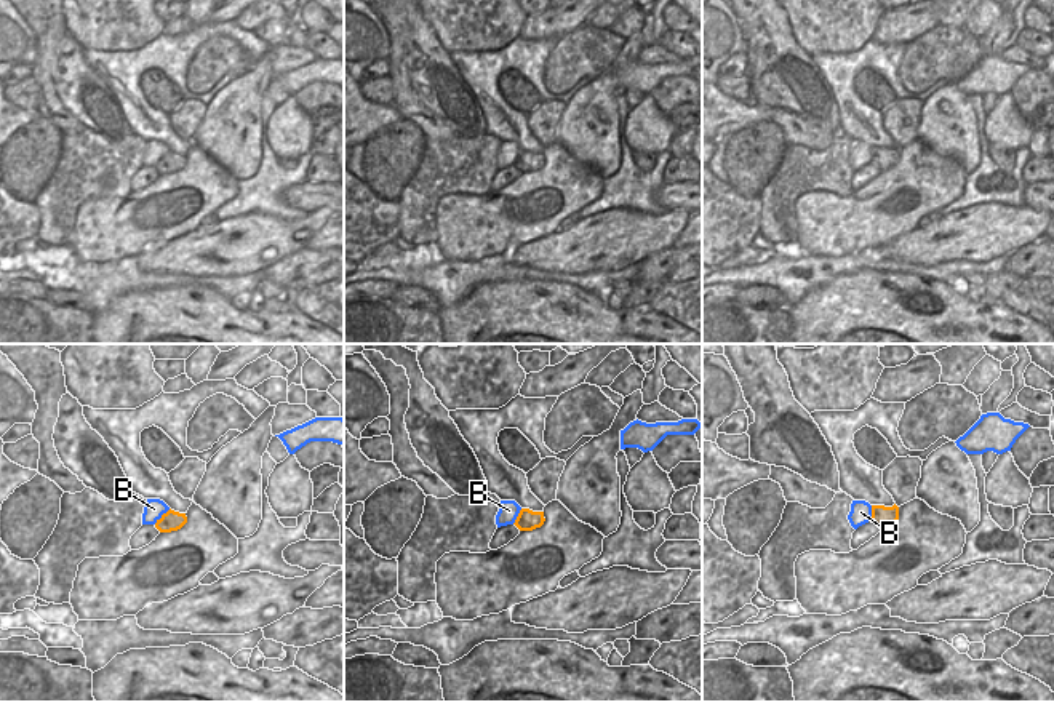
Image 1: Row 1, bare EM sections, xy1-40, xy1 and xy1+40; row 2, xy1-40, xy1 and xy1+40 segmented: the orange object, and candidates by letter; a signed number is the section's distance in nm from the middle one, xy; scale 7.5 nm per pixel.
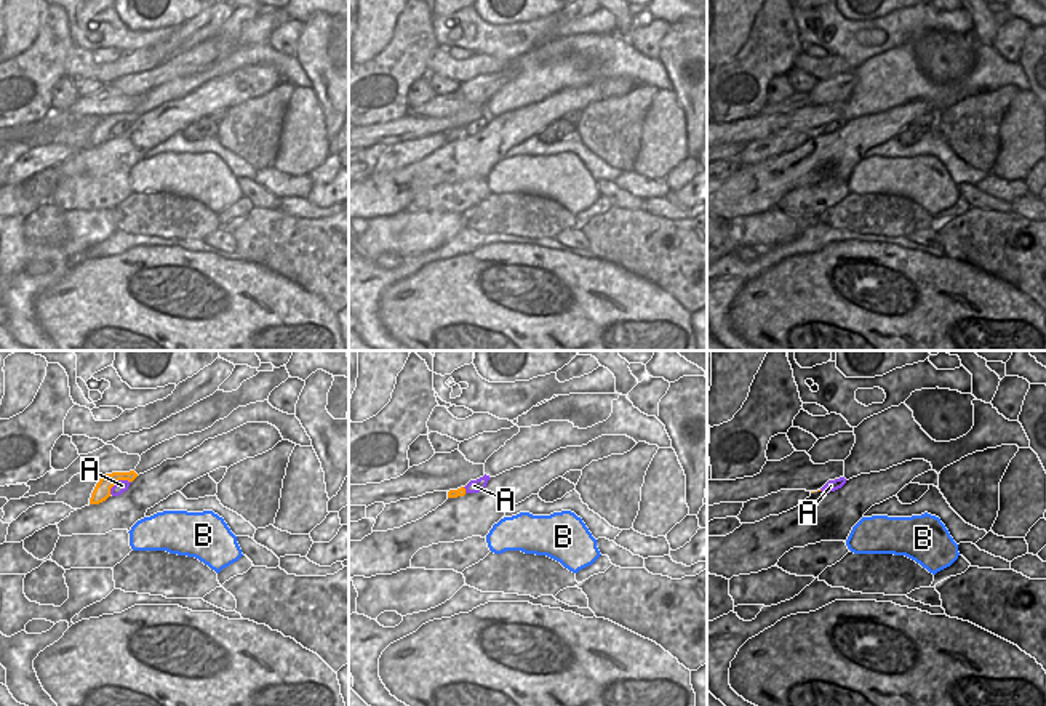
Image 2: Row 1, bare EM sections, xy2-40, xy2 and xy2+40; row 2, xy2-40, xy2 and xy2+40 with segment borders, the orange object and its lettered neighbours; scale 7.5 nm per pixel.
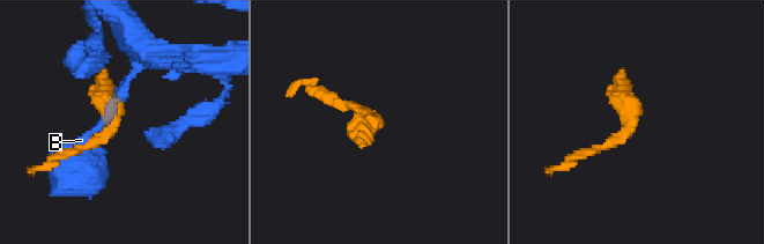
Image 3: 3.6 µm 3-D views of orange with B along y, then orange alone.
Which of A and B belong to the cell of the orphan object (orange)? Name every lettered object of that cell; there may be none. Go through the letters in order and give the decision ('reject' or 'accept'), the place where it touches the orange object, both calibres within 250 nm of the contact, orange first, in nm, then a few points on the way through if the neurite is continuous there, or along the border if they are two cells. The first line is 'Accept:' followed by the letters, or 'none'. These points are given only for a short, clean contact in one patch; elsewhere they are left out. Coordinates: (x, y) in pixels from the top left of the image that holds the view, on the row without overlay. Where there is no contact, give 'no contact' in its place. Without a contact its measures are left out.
Accept: A
A: accept | xy2-40 (117, 122) | 130/100 nm | across xy2-40 (101, 133), (117, 122), (122, 127)
B: reject | xy1-40 (162, 157) | 150/150 nm

